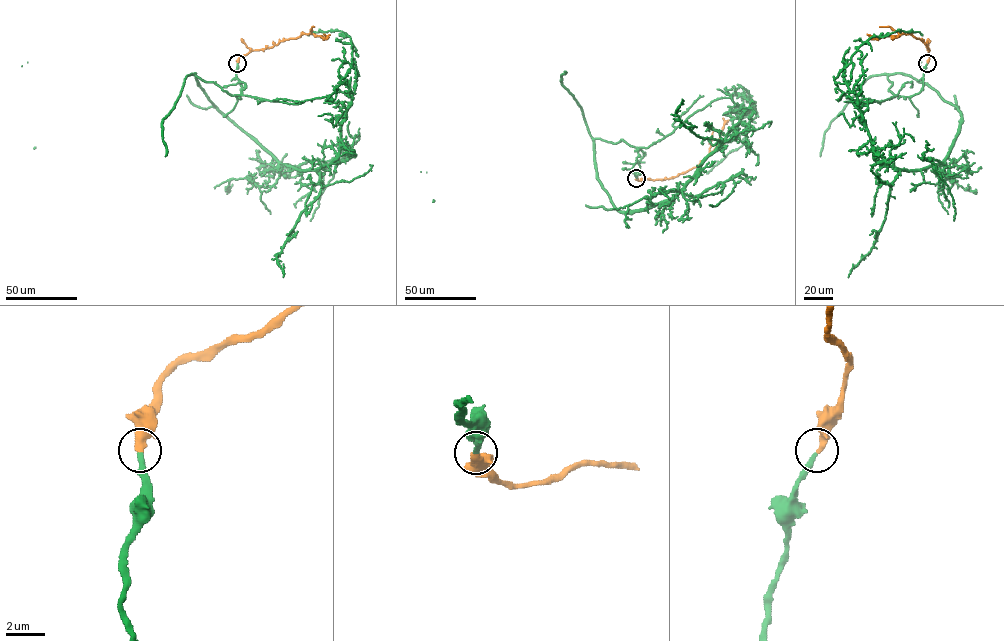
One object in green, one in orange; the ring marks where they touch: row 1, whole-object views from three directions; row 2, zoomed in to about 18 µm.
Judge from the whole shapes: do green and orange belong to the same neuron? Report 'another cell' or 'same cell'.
same cell

